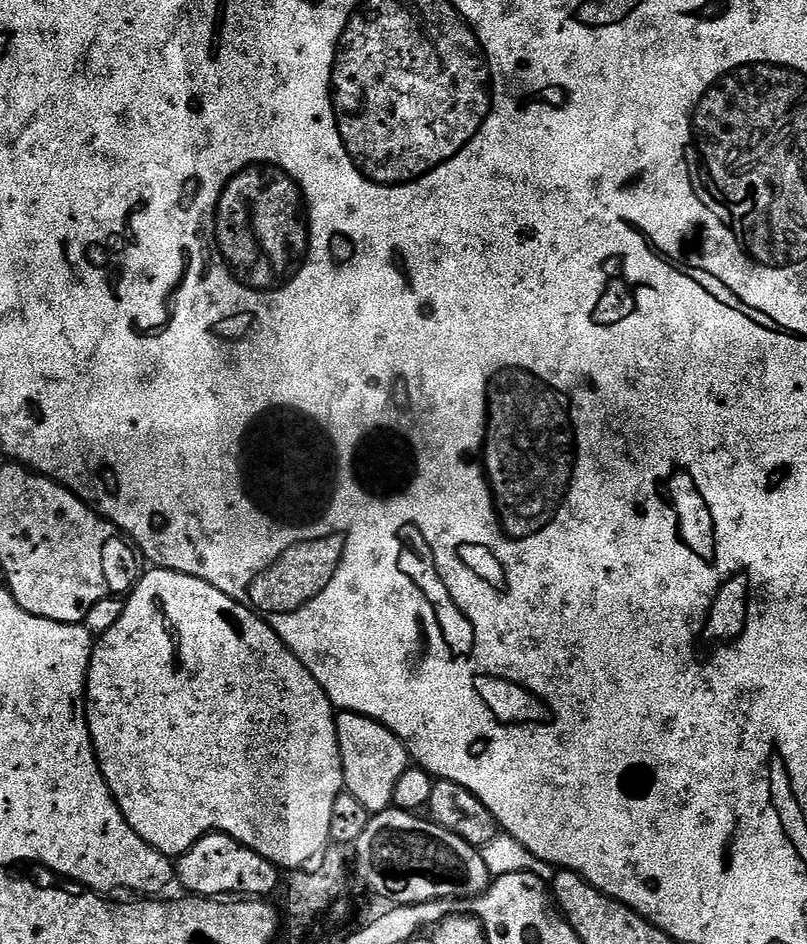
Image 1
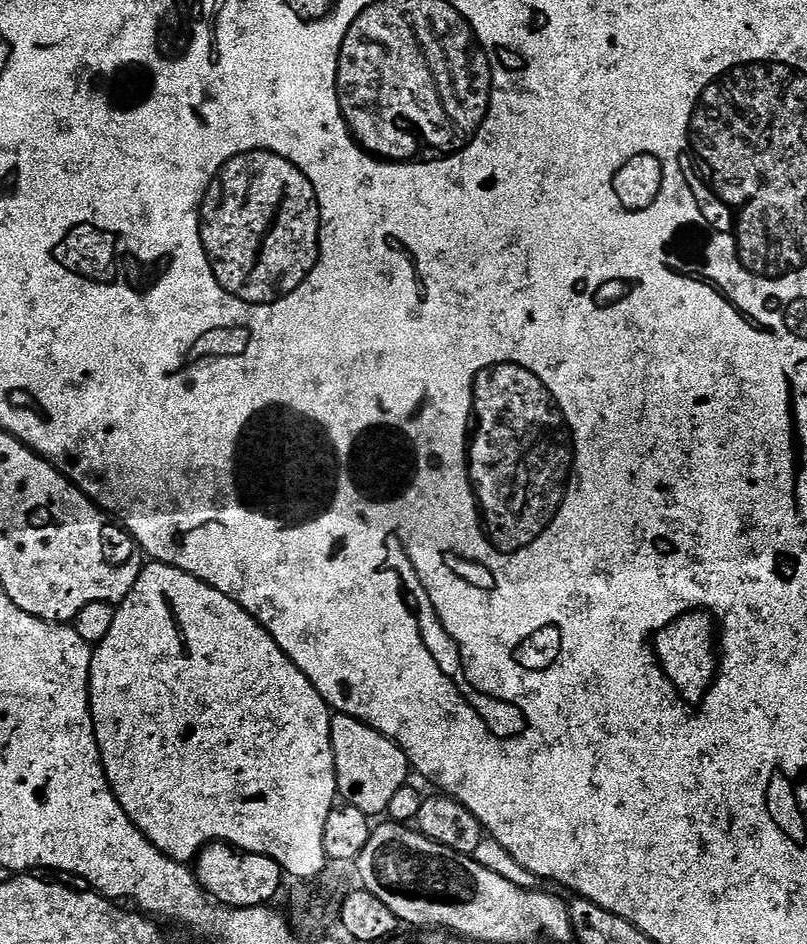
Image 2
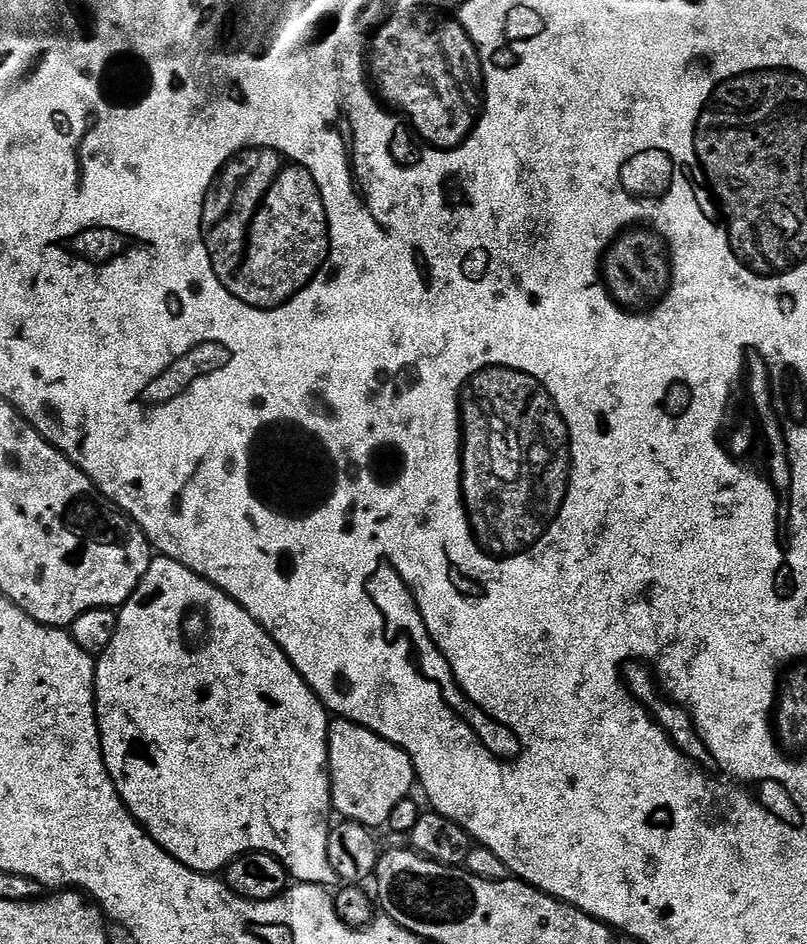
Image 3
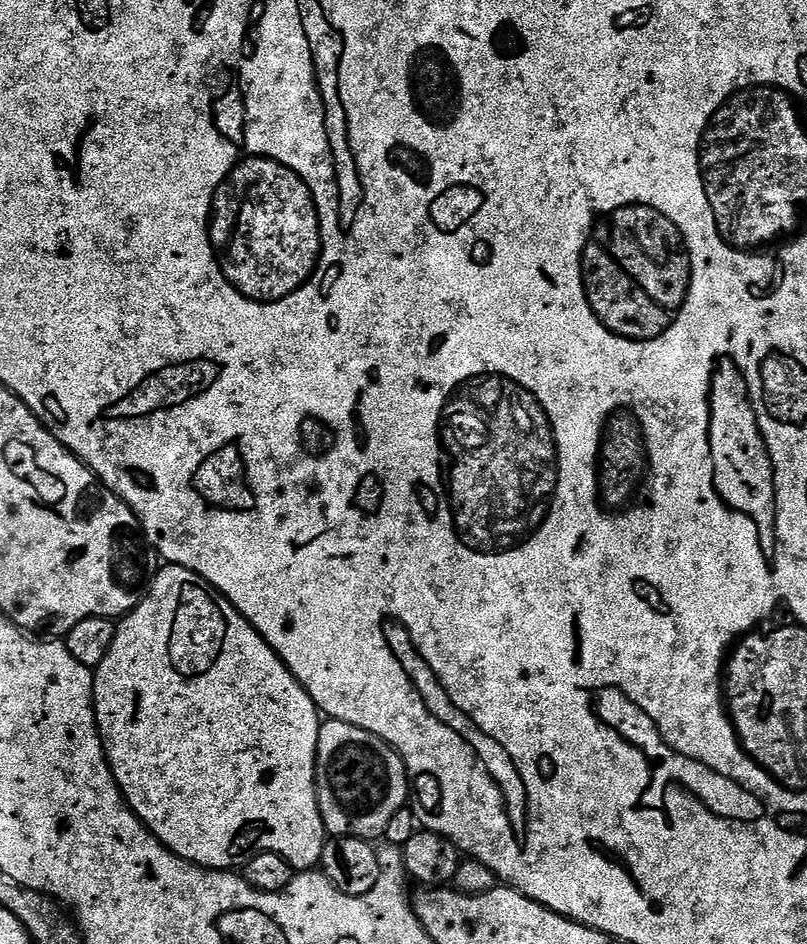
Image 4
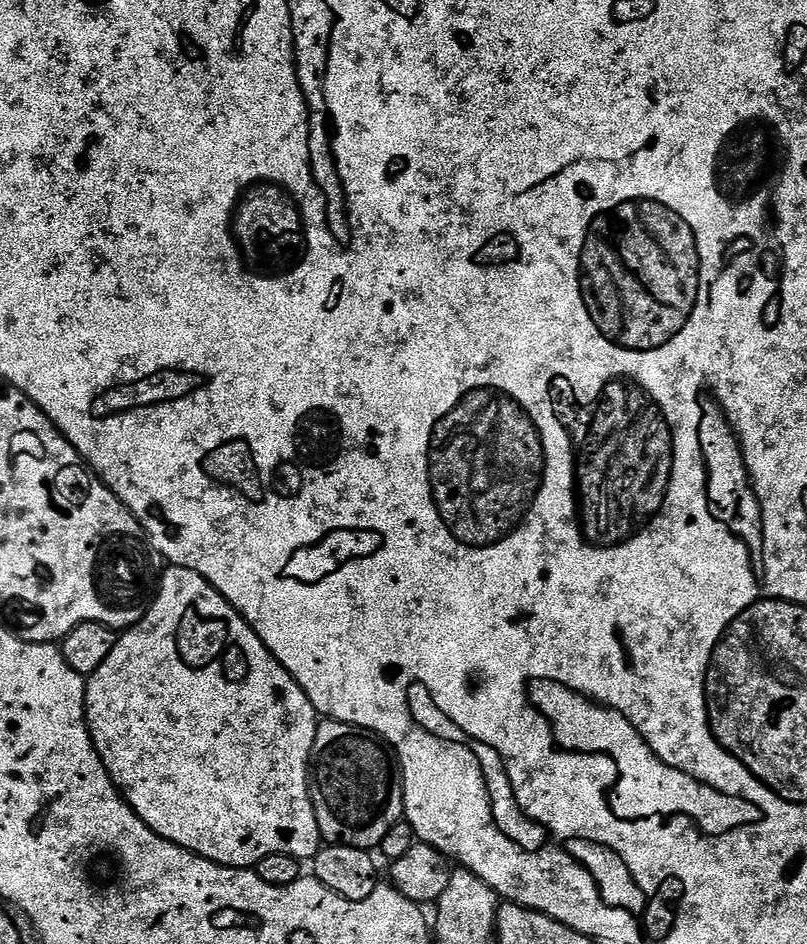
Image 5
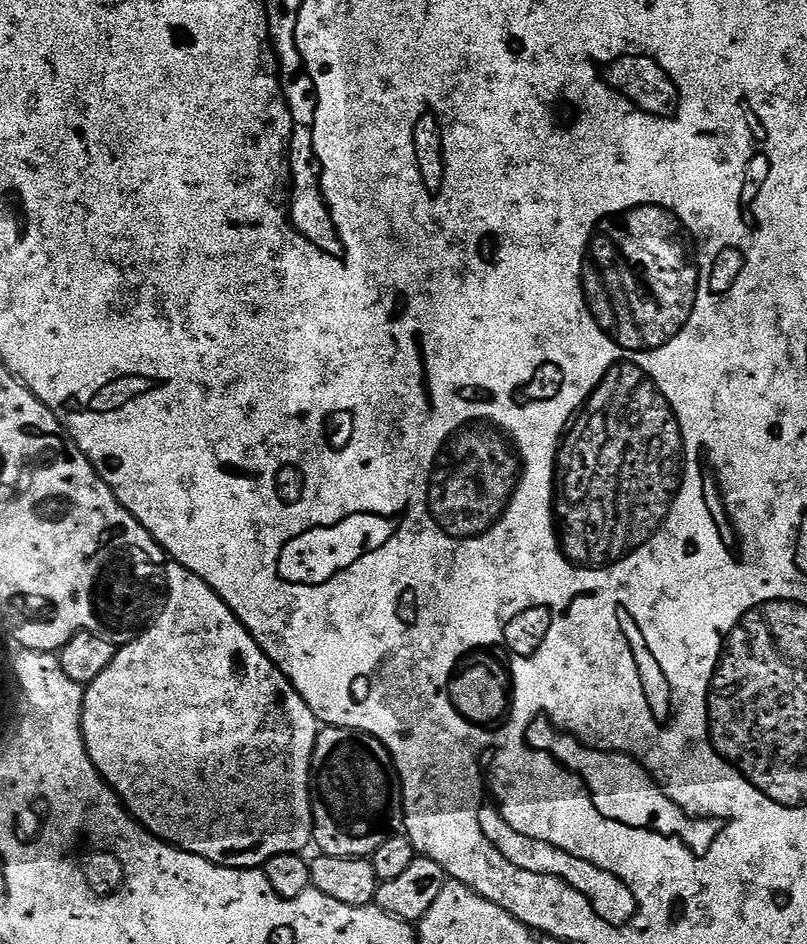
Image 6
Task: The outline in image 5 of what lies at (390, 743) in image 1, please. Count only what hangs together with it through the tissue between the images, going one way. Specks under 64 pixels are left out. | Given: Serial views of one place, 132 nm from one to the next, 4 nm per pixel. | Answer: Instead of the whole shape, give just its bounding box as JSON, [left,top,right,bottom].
[310,718,404,850]

